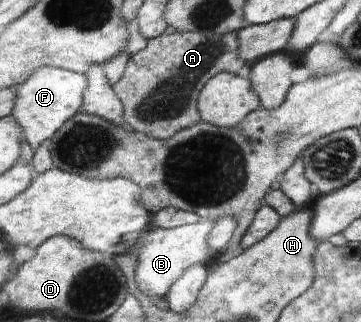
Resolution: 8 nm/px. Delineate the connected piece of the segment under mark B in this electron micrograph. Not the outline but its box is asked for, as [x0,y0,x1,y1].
[136,219,215,296]

